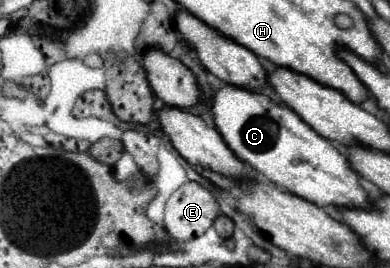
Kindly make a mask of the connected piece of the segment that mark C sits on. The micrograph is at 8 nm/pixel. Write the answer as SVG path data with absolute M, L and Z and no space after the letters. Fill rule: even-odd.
M233 84L215 90L211 102L213 120L225 144L241 162L249 164L269 182L319 206L357 208L369 204L367 192L359 186L359 176L347 168L347 158L329 140L303 124L291 108L283 108L263 92Z

